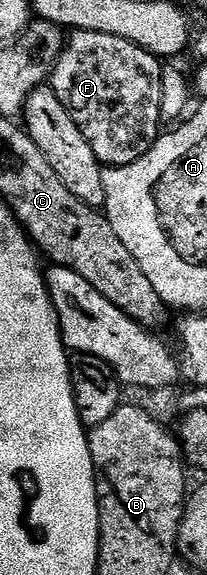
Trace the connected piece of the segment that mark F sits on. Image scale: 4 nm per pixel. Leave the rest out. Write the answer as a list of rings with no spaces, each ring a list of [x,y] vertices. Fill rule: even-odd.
[[[74,31],[66,39],[65,49],[53,67],[51,87],[53,93],[67,106],[67,114],[75,118],[75,126],[87,138],[91,150],[95,150],[95,158],[103,166],[127,166],[156,142],[162,135],[161,119],[161,69],[162,61],[147,50],[127,42],[127,38],[115,38],[115,34],[99,34],[98,32]]]

